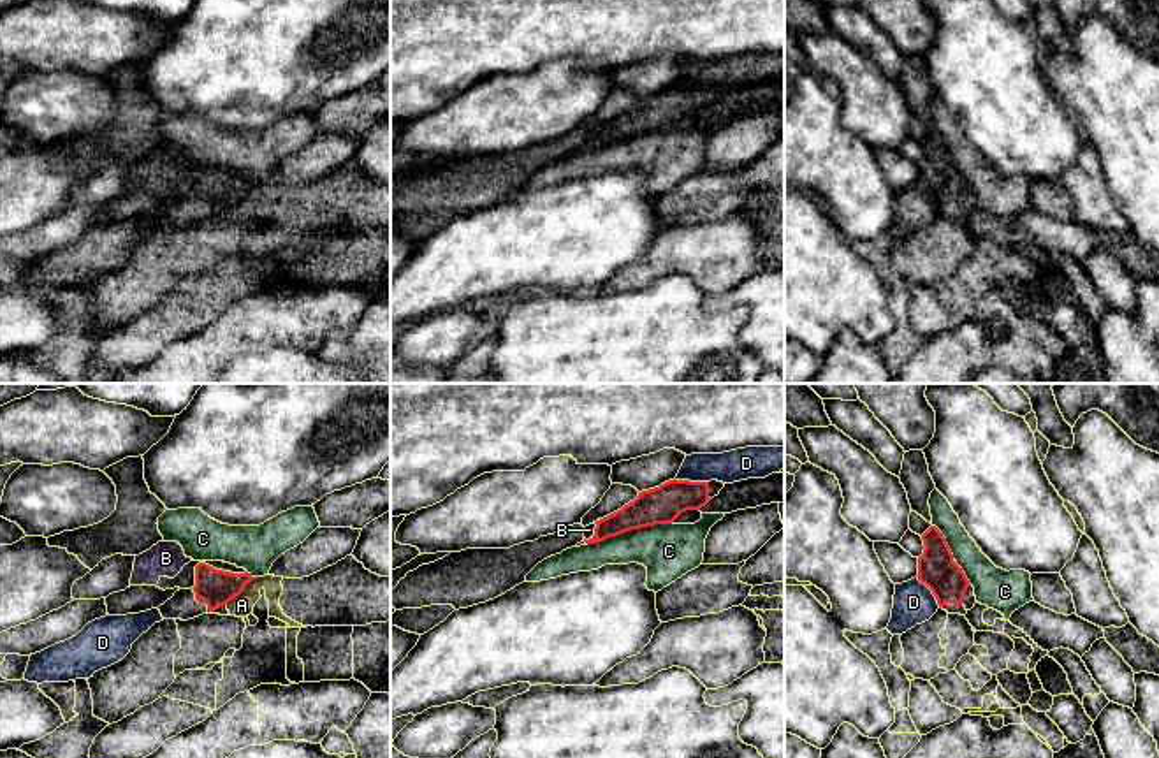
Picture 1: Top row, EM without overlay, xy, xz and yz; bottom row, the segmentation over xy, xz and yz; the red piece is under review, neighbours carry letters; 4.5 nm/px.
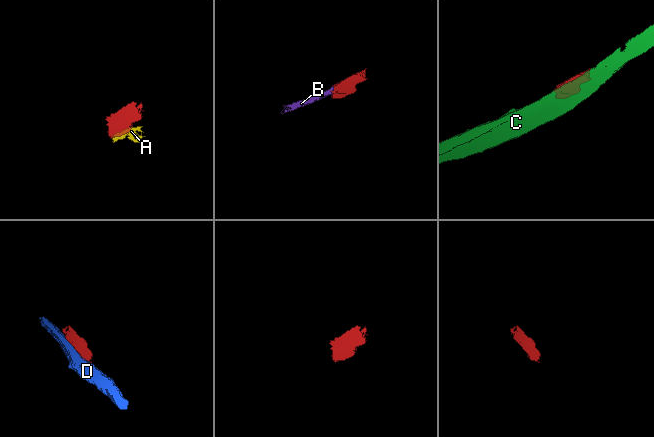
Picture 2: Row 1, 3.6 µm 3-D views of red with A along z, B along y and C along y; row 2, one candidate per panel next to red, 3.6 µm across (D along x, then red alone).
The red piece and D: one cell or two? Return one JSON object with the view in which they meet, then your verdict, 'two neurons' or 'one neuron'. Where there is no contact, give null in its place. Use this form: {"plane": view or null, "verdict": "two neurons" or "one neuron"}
{"plane": "xz", "verdict": "two neurons"}

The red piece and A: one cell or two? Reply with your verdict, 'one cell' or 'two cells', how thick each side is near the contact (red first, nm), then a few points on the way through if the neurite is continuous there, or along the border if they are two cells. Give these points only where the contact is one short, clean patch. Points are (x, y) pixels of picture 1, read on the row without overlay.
two cells; calibres 170 and 100 nm; border xy (254, 183), (225, 210)

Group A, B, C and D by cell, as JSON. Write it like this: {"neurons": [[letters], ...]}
{"neurons": [["A"], ["B"], ["C"], ["D"]]}

